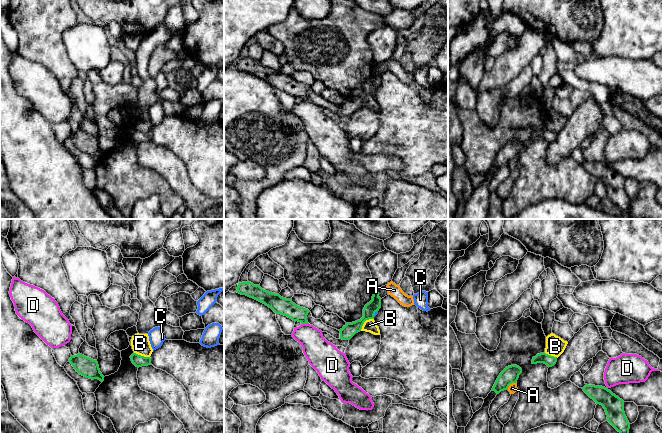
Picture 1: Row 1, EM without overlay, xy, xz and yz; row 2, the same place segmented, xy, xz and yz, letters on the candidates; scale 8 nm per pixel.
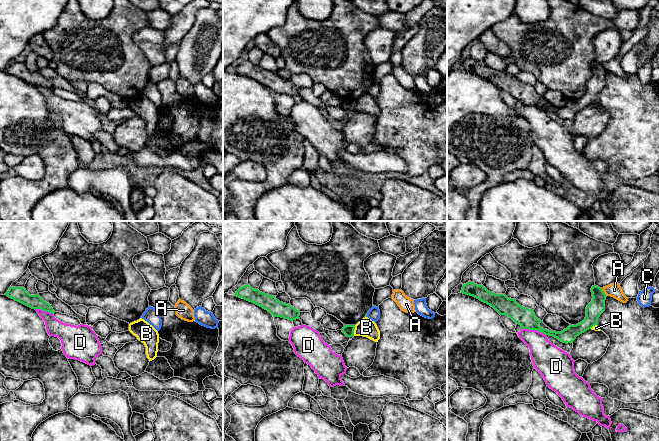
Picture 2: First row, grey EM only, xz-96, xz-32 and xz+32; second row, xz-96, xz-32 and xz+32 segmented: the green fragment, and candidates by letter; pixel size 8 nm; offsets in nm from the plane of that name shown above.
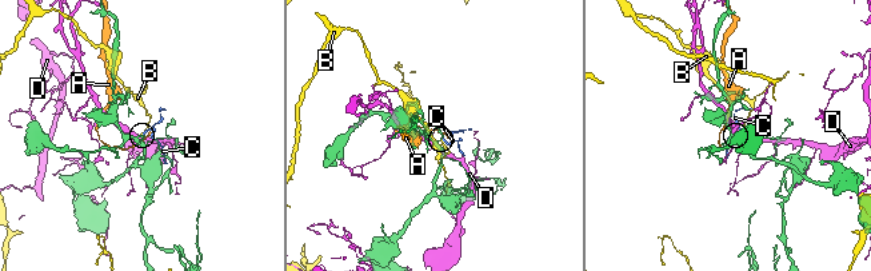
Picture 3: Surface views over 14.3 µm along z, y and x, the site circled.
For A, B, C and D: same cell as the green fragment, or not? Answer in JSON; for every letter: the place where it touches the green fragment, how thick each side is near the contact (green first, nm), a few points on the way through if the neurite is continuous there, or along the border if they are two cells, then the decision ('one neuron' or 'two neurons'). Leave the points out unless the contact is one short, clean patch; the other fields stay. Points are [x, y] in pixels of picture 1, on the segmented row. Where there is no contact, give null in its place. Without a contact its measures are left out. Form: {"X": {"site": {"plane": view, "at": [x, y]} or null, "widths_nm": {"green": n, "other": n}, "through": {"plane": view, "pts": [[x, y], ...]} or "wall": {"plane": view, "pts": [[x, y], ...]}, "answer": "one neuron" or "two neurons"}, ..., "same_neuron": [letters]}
{"A": {"site": {"plane": "yz", "at": [510, 383]}, "widths_nm": {"green": 140, "other": 70}, "answer": "two neurons"}, "B": {"site": {"plane": "xz", "at": [364, 321]}, "widths_nm": {"green": 110, "other": 100}, "answer": "two neurons"}, "C": {"site": {"plane": "xz", "at": [374, 313]}, "widths_nm": {"green": 110, "other": 20}, "wall": {"plane": "xz", "pts": [[377, 310], [373, 316]]}, "answer": "two neurons"}, "D": {"site": {"plane": "xz", "at": [305, 323]}, "widths_nm": {"green": 140, "other": 220}, "answer": "two neurons"}, "same_neuron": []}

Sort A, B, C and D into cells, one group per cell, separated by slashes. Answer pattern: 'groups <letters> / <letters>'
groups A / B / C / D

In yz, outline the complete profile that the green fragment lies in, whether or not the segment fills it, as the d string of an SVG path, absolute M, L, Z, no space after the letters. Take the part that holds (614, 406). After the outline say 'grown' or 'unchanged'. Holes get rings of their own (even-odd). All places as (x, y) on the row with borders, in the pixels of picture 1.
M585 385L583 391L605 409L607 421L620 433L629 433L630 423L624 412L624 401L602 386Z | unchanged

